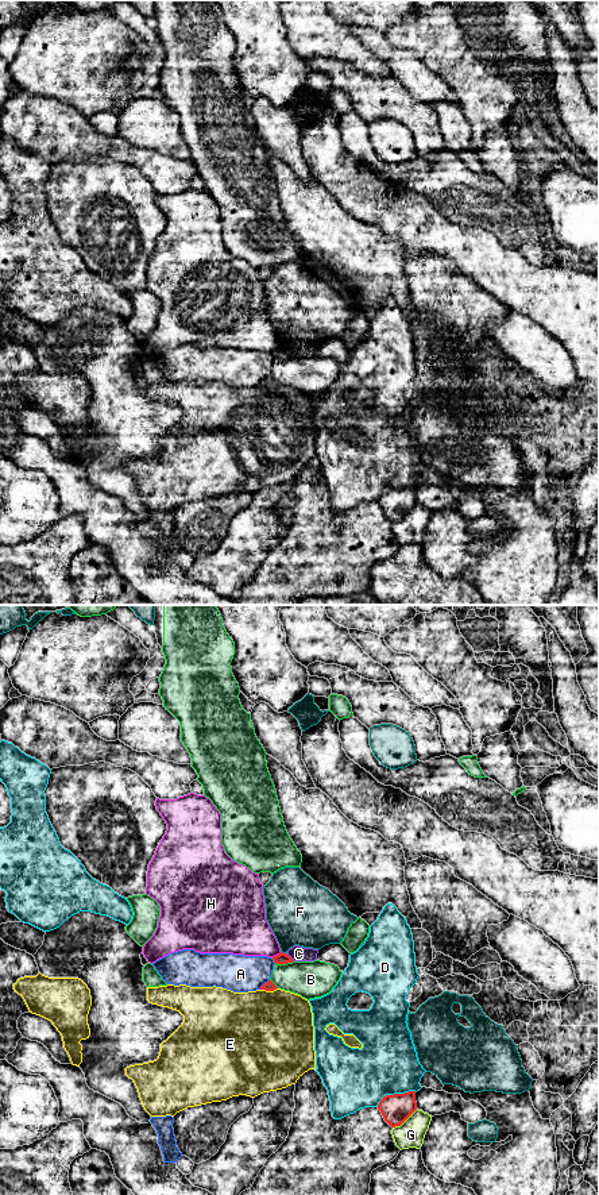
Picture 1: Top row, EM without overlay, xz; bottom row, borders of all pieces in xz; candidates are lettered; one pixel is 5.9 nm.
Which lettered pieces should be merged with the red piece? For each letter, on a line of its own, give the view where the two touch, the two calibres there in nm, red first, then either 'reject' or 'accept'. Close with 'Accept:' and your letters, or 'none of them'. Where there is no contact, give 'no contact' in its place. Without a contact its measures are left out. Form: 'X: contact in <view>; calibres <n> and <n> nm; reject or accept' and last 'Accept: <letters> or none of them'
A: contact in xz; calibres 60 and 220 nm; reject
B: contact in xz; calibres 70 and 220 nm; reject
C: contact in xz; calibres 70 and 100 nm; reject
D: contact in xz; calibres 180 and 360 nm; reject
E: contact in xz; calibres 60 and 500 nm; reject
F: contact in xz; calibres 70 and 360 nm; reject
G: contact in xz; calibres 180 and 160 nm; reject
H: contact in xz; calibres 70 and 280 nm; reject
Accept: none of them

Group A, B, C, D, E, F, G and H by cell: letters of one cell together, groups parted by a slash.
A / B / C / D / E / F / G / H

